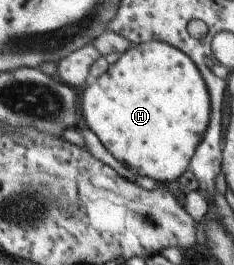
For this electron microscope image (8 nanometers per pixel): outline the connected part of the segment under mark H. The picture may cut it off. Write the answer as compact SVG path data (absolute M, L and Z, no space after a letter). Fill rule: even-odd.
M148 41L138 43L137 45L130 45L128 50L125 50L122 55L112 65L108 65L106 72L99 76L93 83L85 84L85 86L78 91L79 94L79 113L81 114L82 125L88 130L92 130L96 134L96 138L100 140L100 144L120 162L124 164L130 172L138 174L138 176L148 176L154 178L160 185L166 182L174 182L186 172L189 166L190 159L195 151L195 146L202 140L203 134L206 132L209 116L211 113L211 100L208 94L207 86L200 71L196 65L184 54L181 50L170 46L169 44L160 41Z

